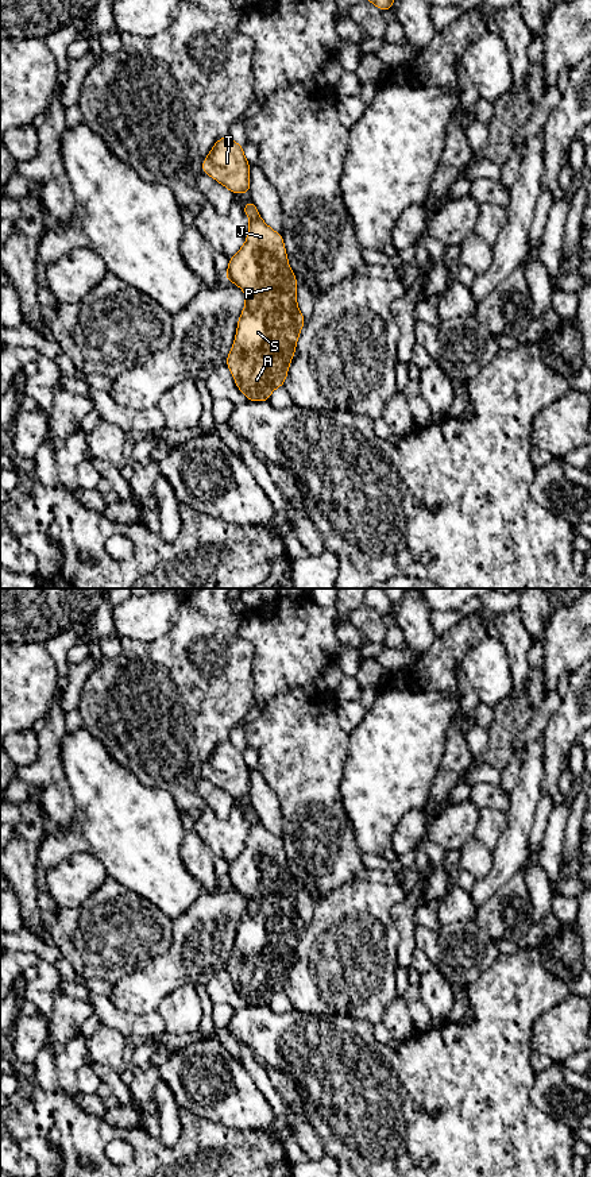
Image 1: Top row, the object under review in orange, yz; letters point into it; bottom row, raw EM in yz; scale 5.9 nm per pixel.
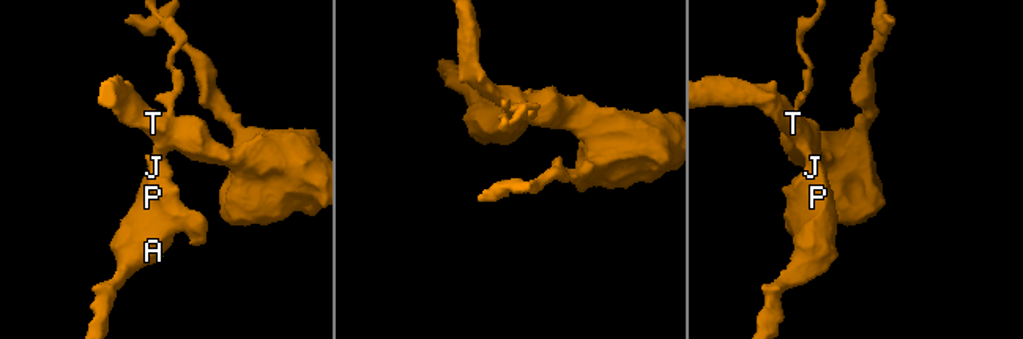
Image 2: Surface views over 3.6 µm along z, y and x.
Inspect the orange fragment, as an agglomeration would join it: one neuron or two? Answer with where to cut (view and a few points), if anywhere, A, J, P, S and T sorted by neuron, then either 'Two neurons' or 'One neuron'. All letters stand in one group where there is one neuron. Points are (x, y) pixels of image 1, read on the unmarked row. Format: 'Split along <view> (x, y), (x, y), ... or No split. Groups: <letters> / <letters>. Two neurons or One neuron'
Split along yz (258, 821), (251, 825). Groups: A J P S / T. Two neurons

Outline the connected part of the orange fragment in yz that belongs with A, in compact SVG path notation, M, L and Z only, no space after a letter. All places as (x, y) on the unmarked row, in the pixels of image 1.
M260 822L252 823L247 845L239 857L229 863L228 876L223 884L231 884L246 899L236 943L225 968L237 993L248 1006L266 1007L275 992L285 989L300 935L306 925L297 912L297 883L289 871L282 840Z

